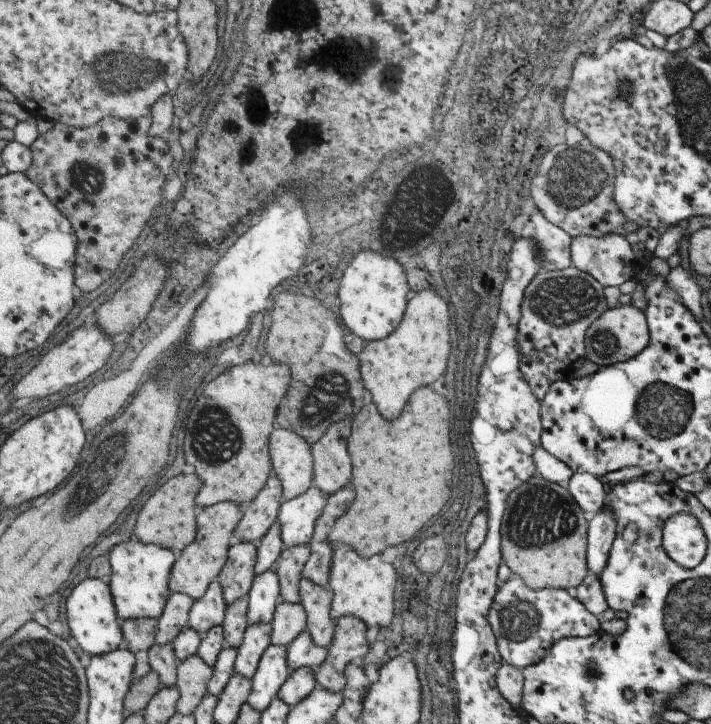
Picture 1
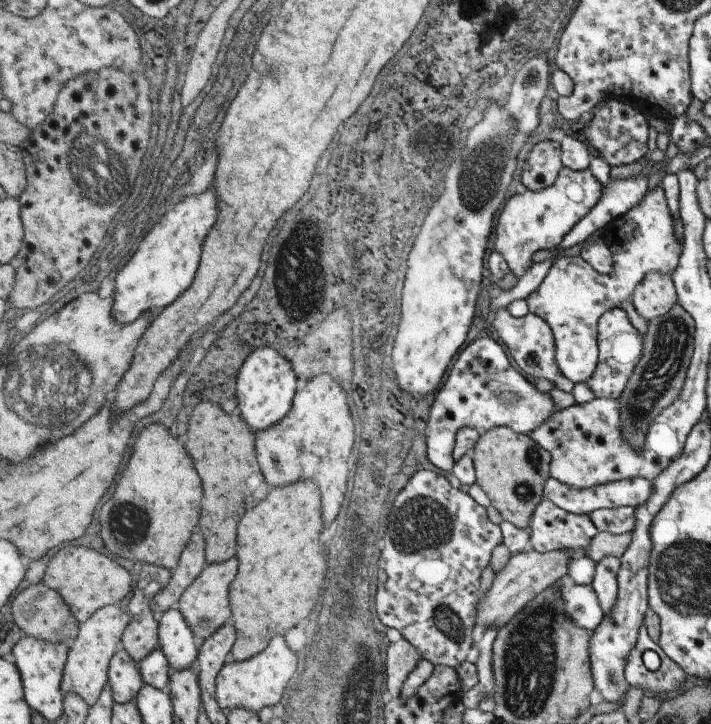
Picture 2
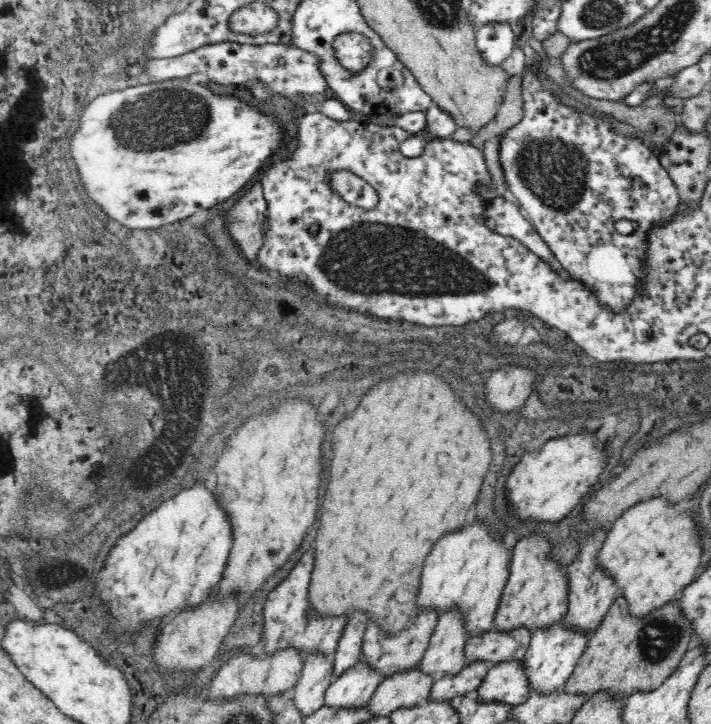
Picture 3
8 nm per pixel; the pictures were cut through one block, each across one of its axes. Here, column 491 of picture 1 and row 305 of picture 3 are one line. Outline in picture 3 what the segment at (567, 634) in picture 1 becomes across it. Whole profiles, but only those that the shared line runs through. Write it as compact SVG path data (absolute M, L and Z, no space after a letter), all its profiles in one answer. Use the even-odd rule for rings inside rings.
M534 70L532 74L524 76L522 102L526 102L524 120L508 130L504 140L500 138L500 160L506 170L508 196L538 194L546 206L556 210L552 218L532 218L544 244L574 282L584 284L584 288L592 292L596 300L612 314L622 314L638 296L642 296L644 284L648 280L650 266L646 258L652 250L648 238L650 232L654 228L666 226L678 212L680 196L676 184L672 176L660 166L660 158L648 150L646 140L640 142L616 136L602 120L560 106L548 92L544 92L542 84L534 76ZM618 220L636 222L636 232L628 236L618 234L614 228Z

